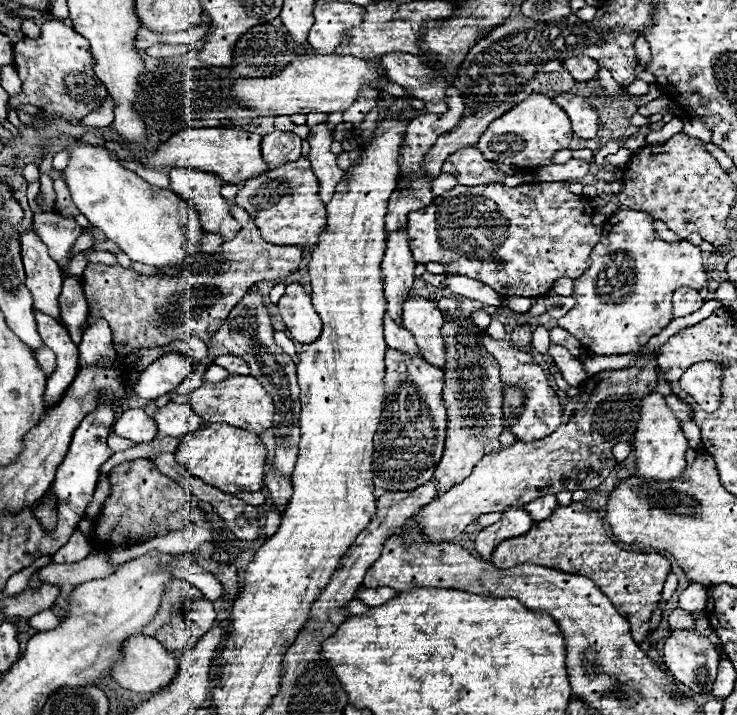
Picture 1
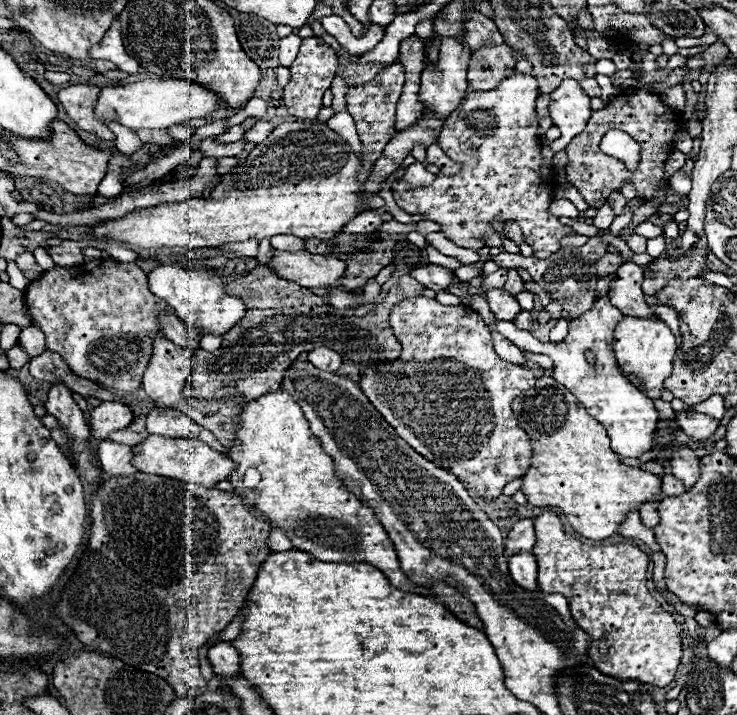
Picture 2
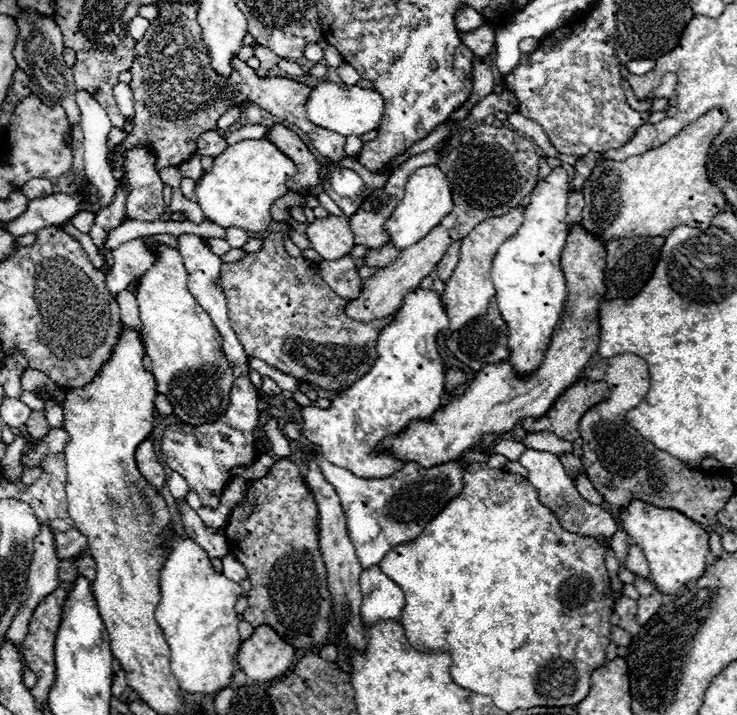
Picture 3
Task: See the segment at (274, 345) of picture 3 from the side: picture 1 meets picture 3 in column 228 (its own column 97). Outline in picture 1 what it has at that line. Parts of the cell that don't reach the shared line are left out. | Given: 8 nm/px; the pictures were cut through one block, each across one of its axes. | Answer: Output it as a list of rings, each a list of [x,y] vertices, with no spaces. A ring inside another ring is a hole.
[[[230,204],[230,214],[242,226],[240,236],[224,242],[218,254],[210,254],[202,270],[200,266],[184,266],[174,274],[144,276],[120,264],[88,264],[82,274],[82,288],[88,300],[88,318],[86,324],[82,324],[82,332],[86,332],[98,316],[104,318],[112,328],[114,342],[120,344],[120,356],[130,356],[140,348],[164,346],[190,336],[208,342],[226,322],[230,310],[256,282],[264,278],[280,280],[300,270],[302,248],[264,242],[254,220],[236,204]]]

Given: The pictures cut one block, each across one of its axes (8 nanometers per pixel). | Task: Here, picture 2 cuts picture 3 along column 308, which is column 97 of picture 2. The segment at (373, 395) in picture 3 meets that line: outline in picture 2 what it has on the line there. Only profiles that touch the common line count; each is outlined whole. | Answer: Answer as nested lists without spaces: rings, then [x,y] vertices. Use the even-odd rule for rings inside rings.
[[[102,402],[90,412],[88,424],[92,430],[92,438],[96,440],[110,440],[112,432],[128,428],[134,420],[134,412],[130,406],[120,402]]]

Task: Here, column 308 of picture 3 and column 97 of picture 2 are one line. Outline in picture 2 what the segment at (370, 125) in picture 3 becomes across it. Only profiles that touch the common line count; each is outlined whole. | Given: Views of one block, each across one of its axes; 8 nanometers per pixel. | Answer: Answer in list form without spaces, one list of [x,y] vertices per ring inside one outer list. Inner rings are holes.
[[[142,80],[124,86],[108,86],[102,88],[94,114],[100,122],[118,122],[130,130],[162,130],[174,124],[182,124],[192,118],[204,118],[218,108],[218,96],[214,92],[200,88],[192,80]]]

